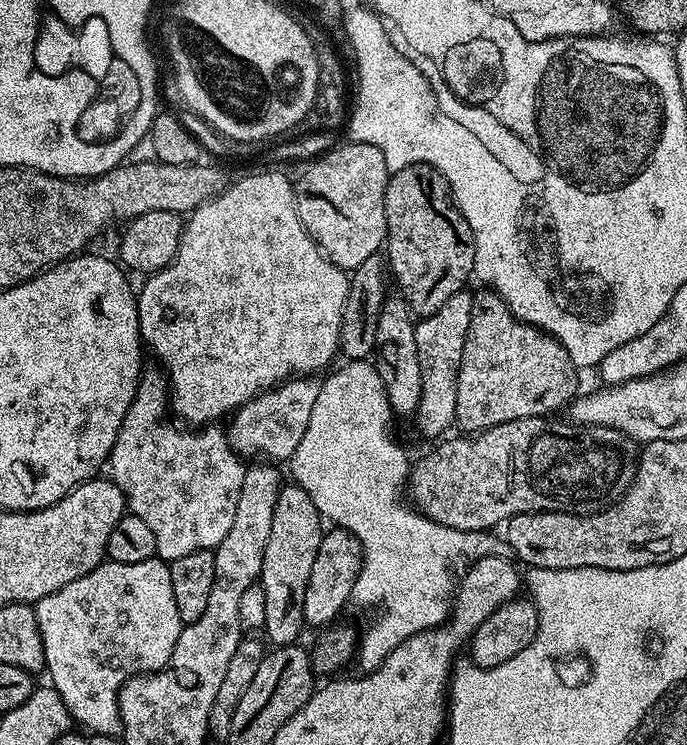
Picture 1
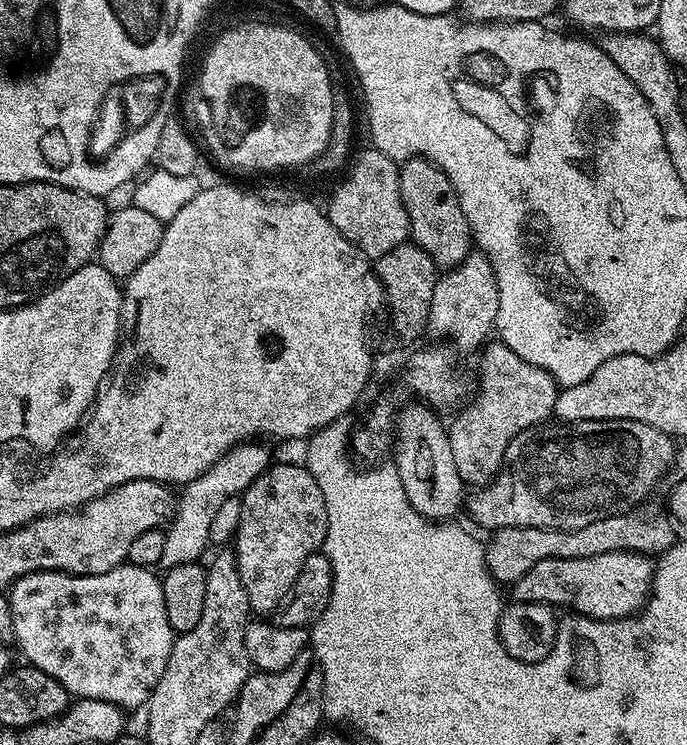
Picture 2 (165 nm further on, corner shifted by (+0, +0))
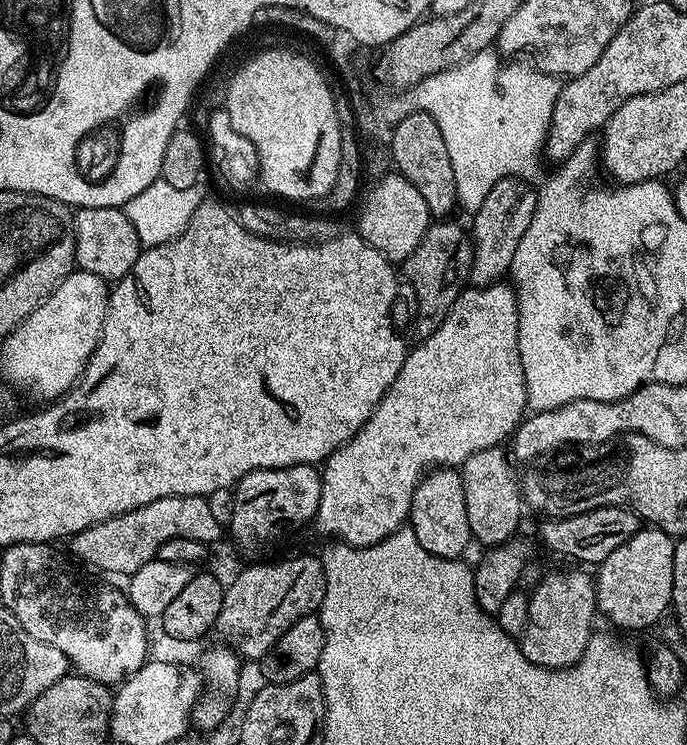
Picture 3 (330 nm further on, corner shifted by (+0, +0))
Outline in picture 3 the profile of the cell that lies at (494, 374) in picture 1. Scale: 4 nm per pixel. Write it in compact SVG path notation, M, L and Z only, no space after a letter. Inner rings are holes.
M497 446L478 450L459 469L462 490L466 494L466 518L470 522L472 539L485 549L495 548L513 539L520 528L520 515L526 512L526 505L520 491L518 472L512 469L513 461L503 447Z

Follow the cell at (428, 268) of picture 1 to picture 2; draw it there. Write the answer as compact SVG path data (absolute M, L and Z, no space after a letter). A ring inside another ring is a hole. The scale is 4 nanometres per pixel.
M423 158L403 161L399 169L400 193L408 215L411 243L426 250L437 269L447 270L458 266L473 251L474 241L450 178L437 164Z

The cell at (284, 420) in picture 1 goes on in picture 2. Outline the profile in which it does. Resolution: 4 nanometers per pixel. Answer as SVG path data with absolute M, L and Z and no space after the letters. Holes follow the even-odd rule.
M245 442L237 444L214 466L198 478L183 485L178 496L174 519L166 528L166 547L162 553L159 567L167 570L183 564L194 564L210 548L214 514L222 507L222 502L239 497L258 477L270 467L268 448L264 442Z

